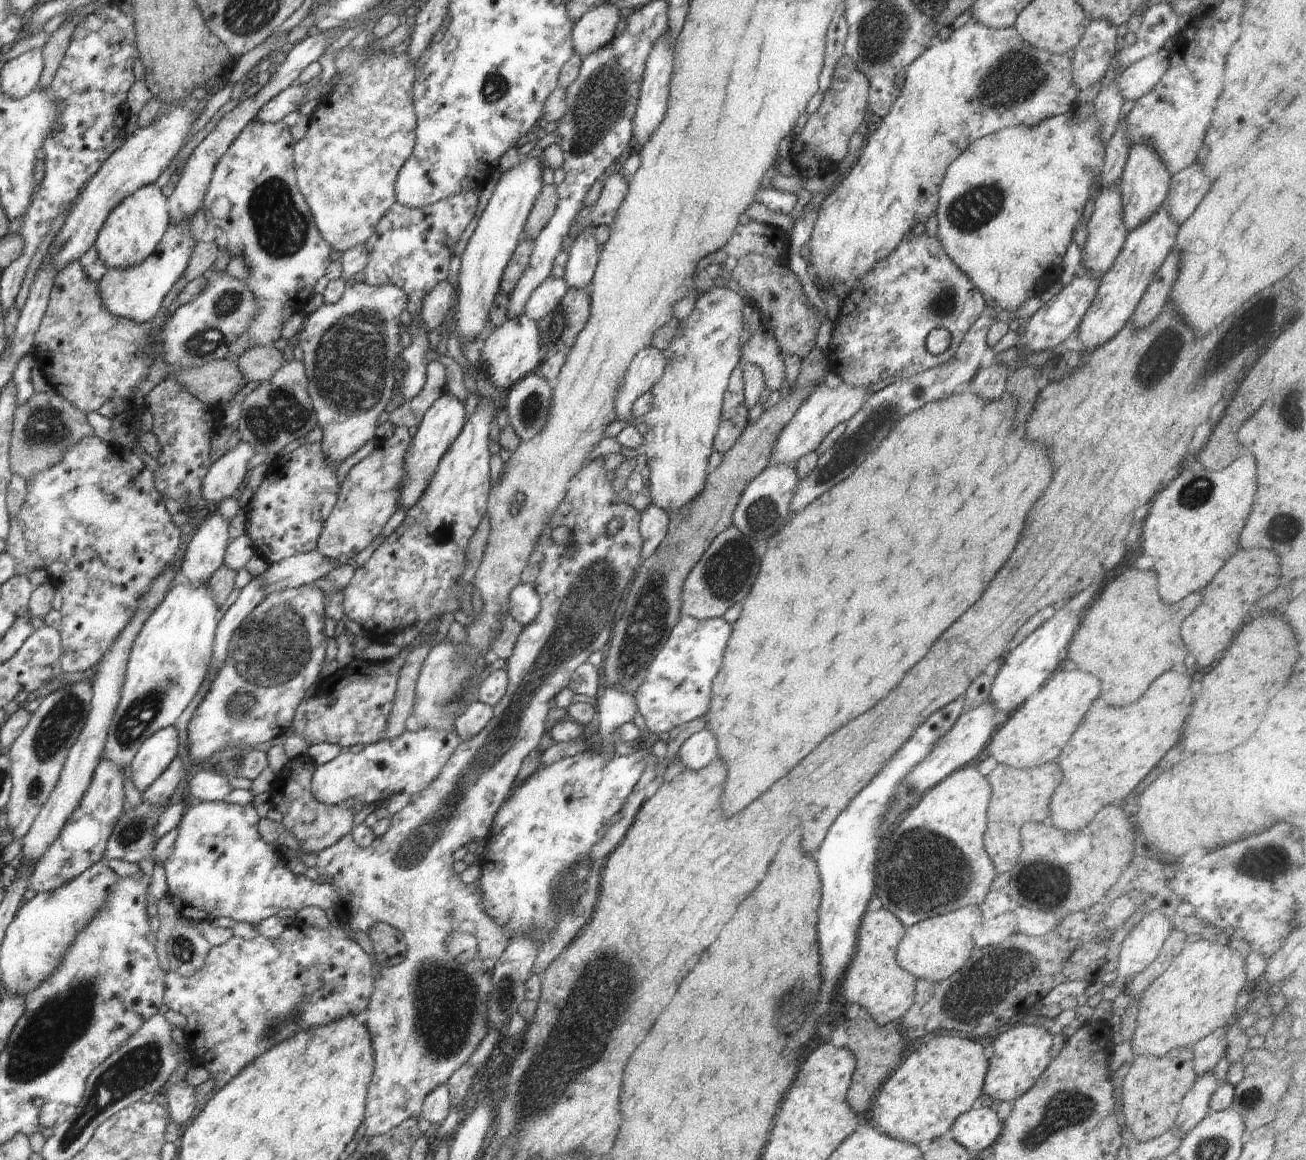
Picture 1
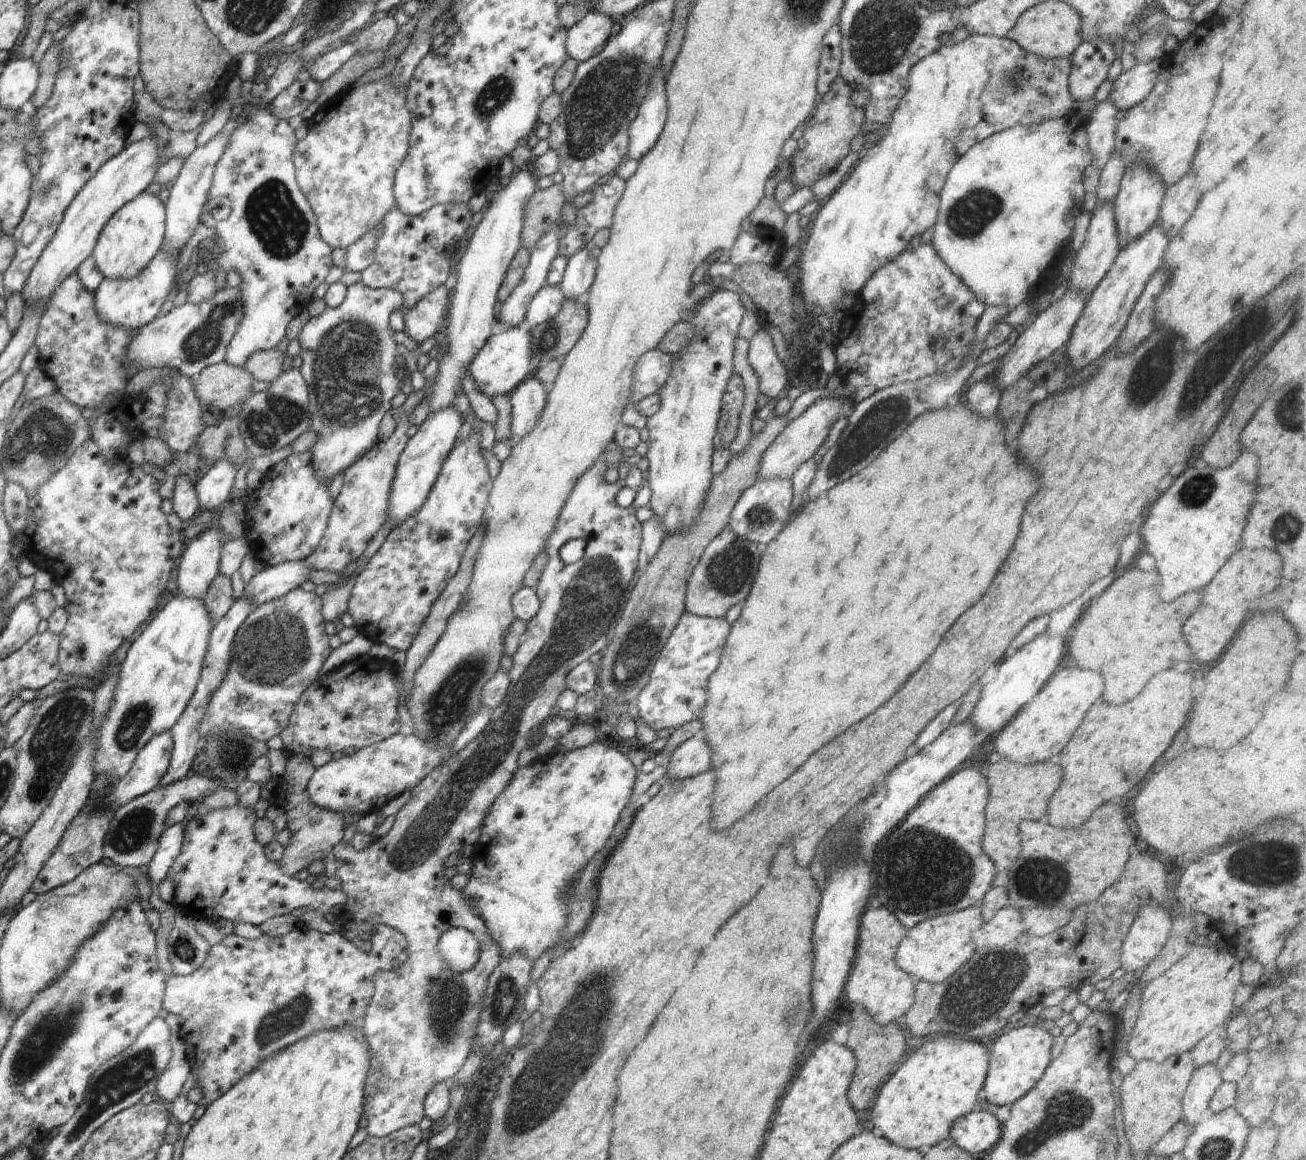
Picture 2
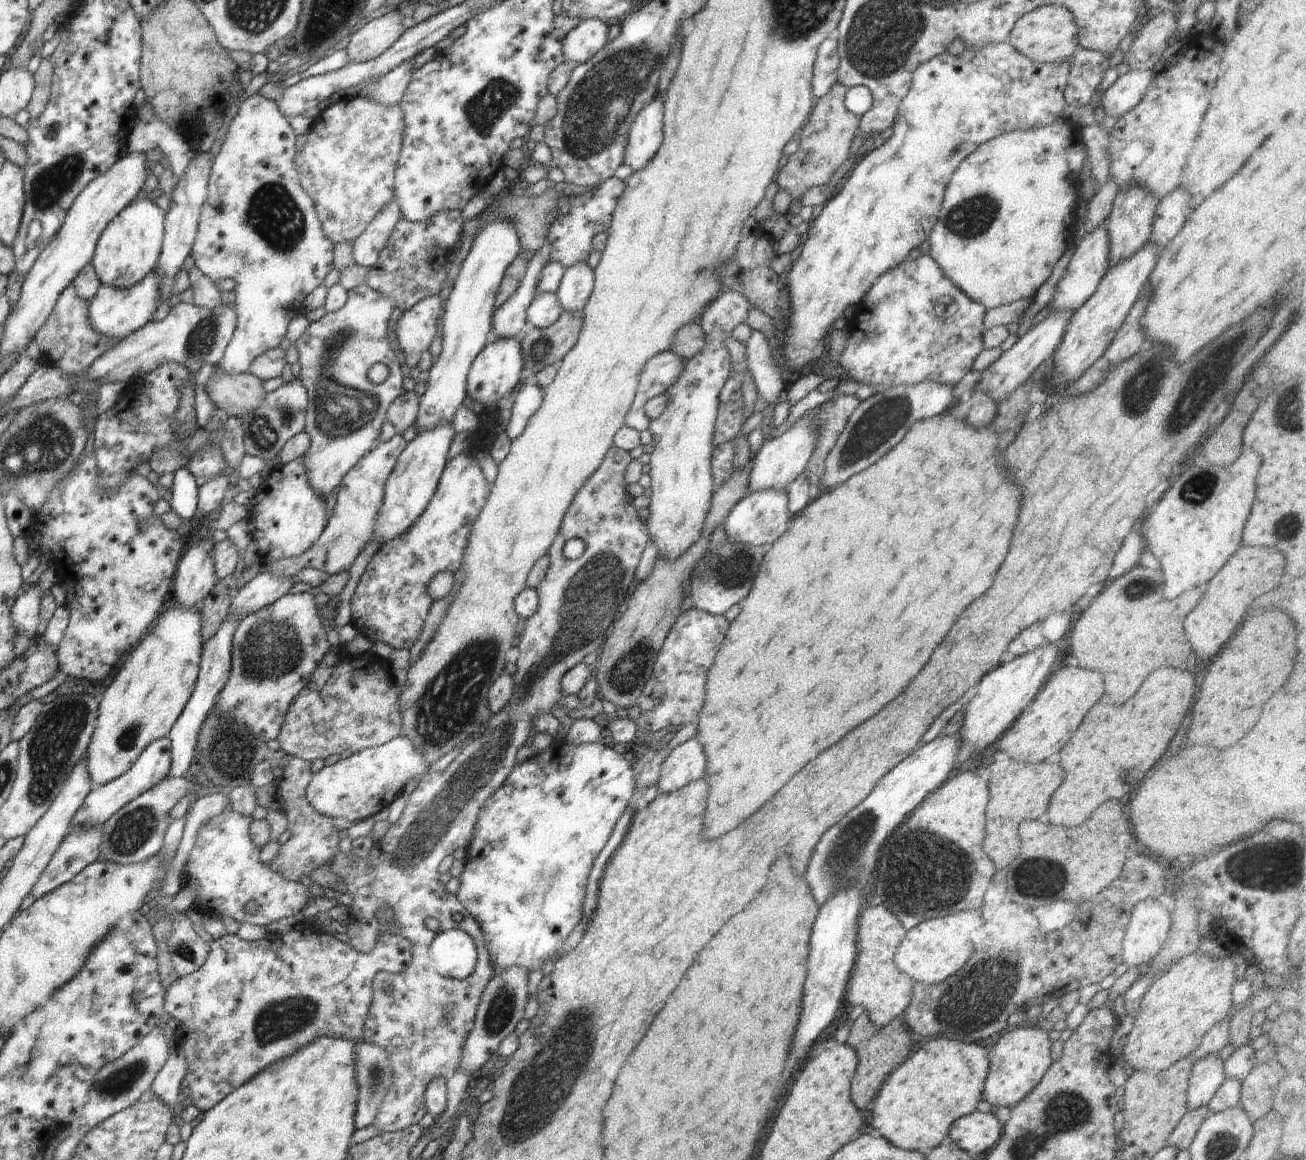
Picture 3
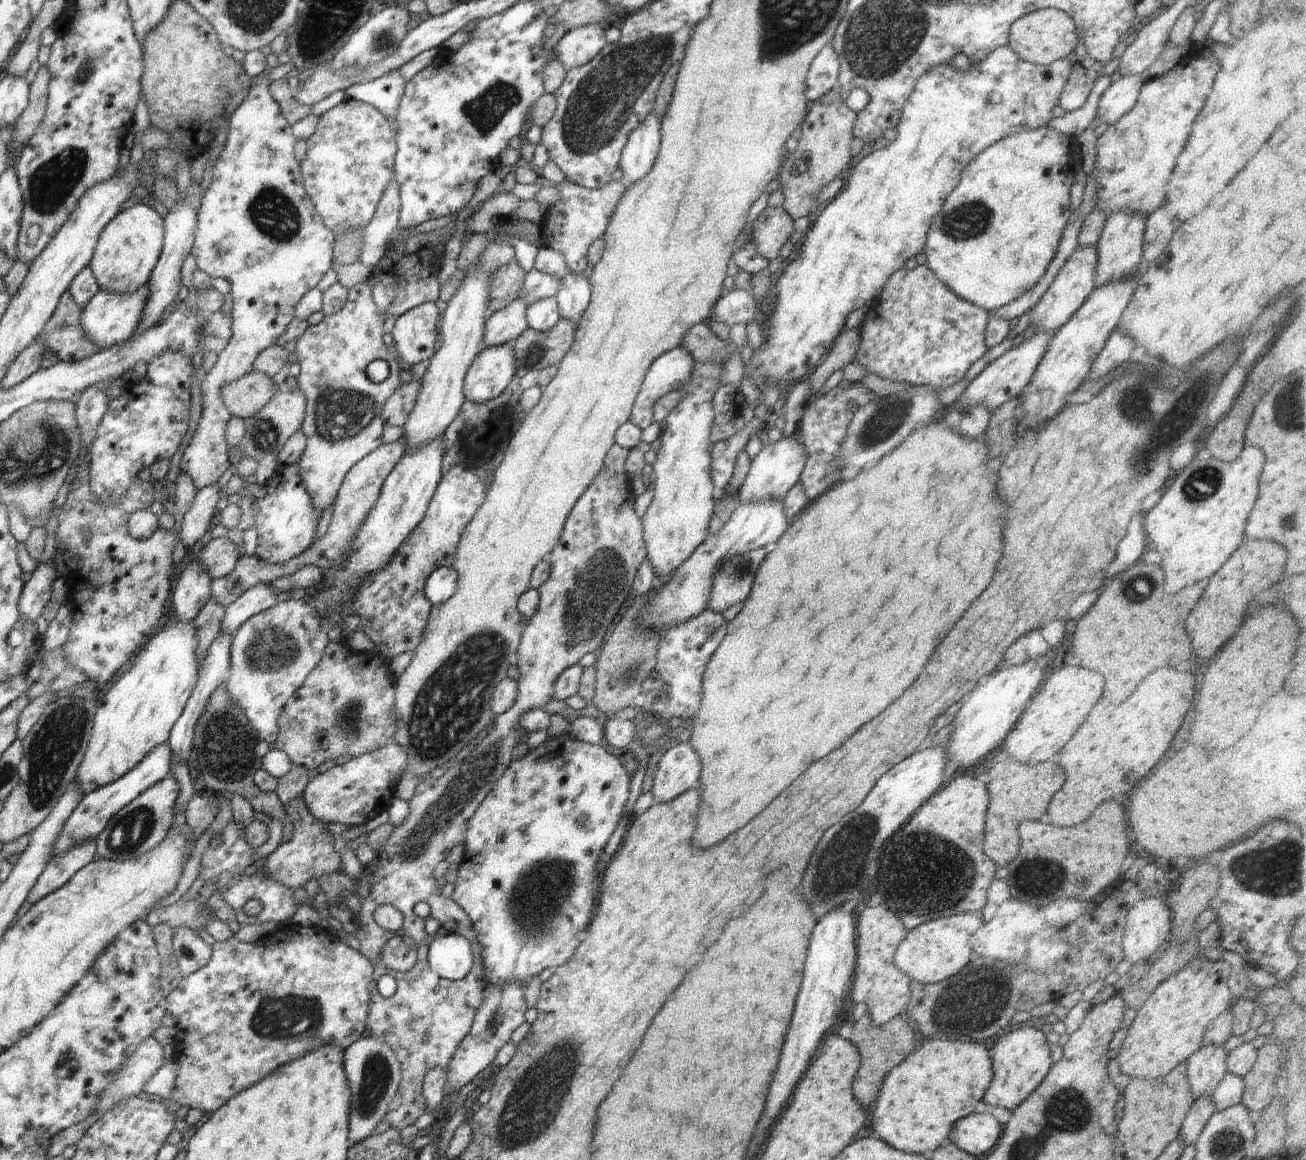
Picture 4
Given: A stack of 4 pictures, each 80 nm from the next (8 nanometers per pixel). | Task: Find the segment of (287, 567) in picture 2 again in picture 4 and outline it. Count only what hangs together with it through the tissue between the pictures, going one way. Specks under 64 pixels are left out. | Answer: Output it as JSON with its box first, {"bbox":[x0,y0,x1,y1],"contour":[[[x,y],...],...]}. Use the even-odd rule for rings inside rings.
{"bbox":[220,583,277,636],"contour":[[[267,583],[249,588],[236,602],[225,608],[220,625],[221,632],[232,636],[251,616],[276,606],[277,595]]]}

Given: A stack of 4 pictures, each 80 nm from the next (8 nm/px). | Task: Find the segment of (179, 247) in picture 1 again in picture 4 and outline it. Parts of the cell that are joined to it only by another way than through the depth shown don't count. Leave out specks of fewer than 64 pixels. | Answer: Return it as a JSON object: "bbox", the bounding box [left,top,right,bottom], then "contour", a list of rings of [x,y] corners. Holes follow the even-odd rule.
{"bbox":[80,284,148,349],"contour":[[[148,284],[144,285],[142,289],[138,289],[134,294],[127,297],[99,290],[88,303],[82,306],[80,315],[81,329],[98,349],[107,349],[112,345],[118,345],[133,336],[145,305],[147,286]]]}

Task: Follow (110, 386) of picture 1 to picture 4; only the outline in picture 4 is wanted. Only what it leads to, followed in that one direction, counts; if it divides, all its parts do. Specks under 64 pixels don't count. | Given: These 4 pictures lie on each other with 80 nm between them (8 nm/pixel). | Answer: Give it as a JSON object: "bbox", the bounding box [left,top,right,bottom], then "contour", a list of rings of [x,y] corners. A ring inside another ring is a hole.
{"bbox":[38,291,102,363],"contour":[[[68,291],[60,297],[52,318],[38,336],[47,346],[50,359],[71,363],[102,350],[98,349],[81,329],[81,310]]]}

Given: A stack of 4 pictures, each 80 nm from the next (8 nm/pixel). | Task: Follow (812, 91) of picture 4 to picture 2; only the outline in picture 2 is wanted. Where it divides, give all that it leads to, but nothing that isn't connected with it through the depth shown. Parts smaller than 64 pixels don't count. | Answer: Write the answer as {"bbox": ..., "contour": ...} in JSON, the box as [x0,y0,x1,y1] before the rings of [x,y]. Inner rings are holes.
{"bbox":[816,24,842,98],"contour":[[[836,24],[826,34],[824,46],[822,46],[822,56],[820,56],[819,60],[816,83],[819,98],[823,97],[830,90],[832,83],[839,81],[839,68],[842,56],[841,40],[842,35],[838,24]]]}

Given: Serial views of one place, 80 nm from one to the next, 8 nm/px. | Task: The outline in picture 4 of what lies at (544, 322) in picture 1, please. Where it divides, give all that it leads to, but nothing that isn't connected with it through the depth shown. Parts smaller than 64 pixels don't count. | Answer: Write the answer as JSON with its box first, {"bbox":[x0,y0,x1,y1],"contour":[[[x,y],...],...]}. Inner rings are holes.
{"bbox":[512,319,576,376],"contour":[[[560,319],[554,328],[545,333],[533,331],[530,327],[512,342],[516,361],[516,376],[527,370],[539,370],[558,365],[568,354],[575,337],[576,325]]]}

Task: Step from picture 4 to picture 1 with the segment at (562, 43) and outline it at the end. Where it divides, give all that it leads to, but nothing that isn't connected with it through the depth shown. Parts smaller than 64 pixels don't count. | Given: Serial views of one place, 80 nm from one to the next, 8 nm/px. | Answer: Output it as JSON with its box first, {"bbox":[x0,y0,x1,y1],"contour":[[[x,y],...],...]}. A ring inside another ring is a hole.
{"bbox":[571,2,620,59],"contour":[[[610,2],[594,7],[581,16],[571,30],[573,54],[583,59],[608,44],[616,32],[620,16],[619,8]]]}

